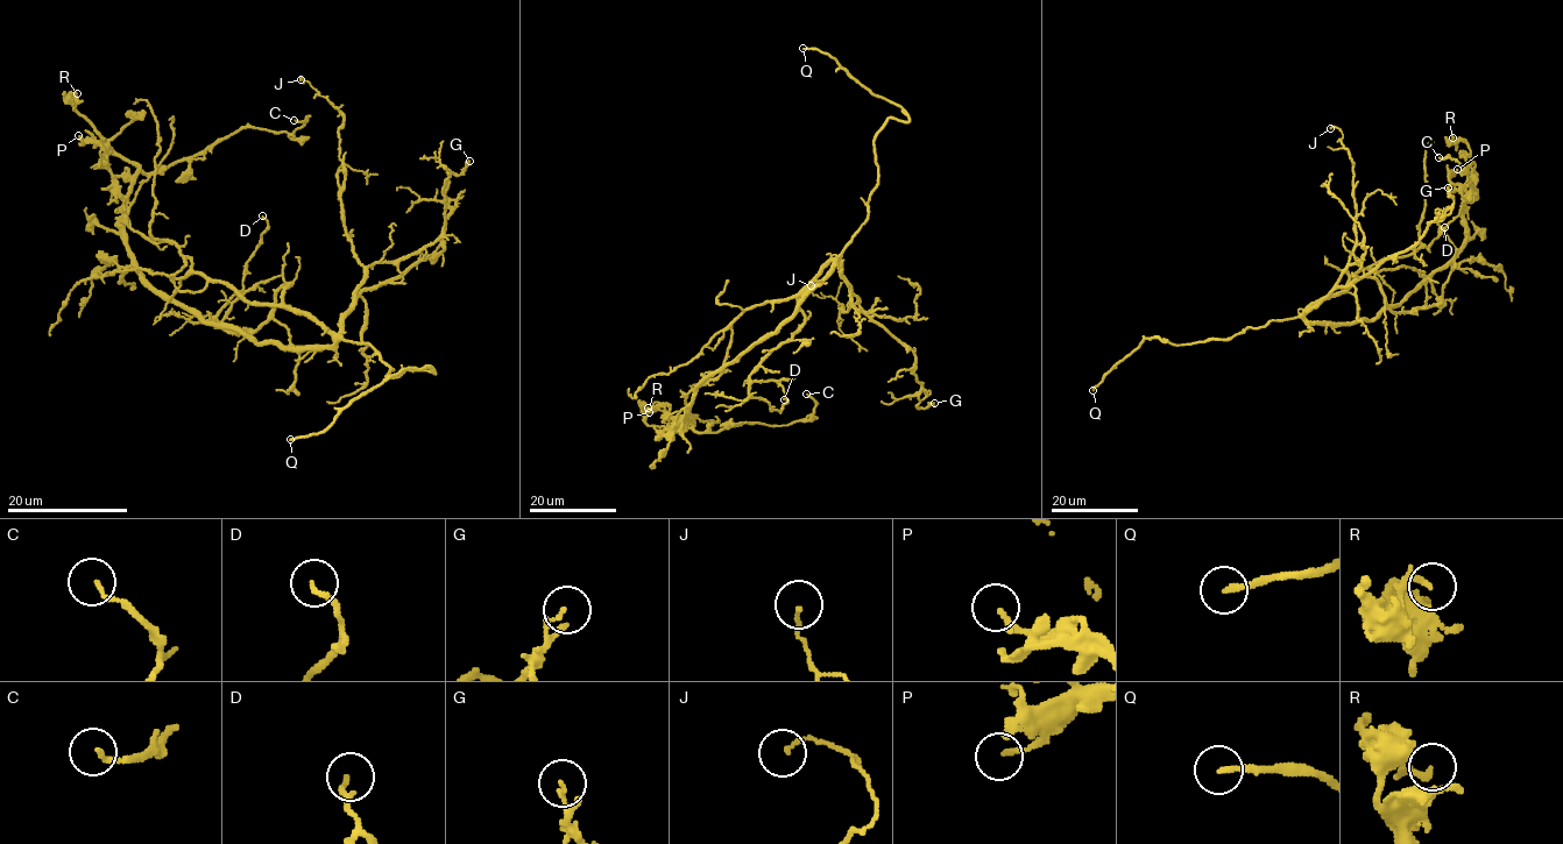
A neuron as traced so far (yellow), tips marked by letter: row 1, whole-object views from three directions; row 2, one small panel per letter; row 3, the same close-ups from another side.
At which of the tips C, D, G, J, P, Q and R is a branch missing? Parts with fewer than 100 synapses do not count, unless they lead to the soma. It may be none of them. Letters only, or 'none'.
Q

